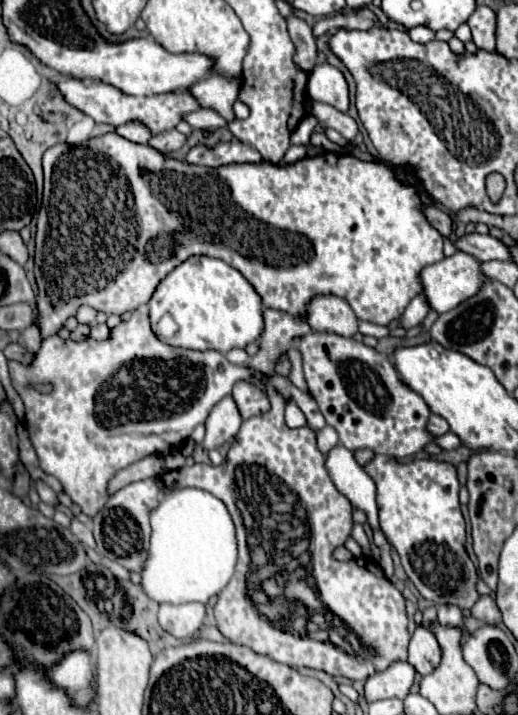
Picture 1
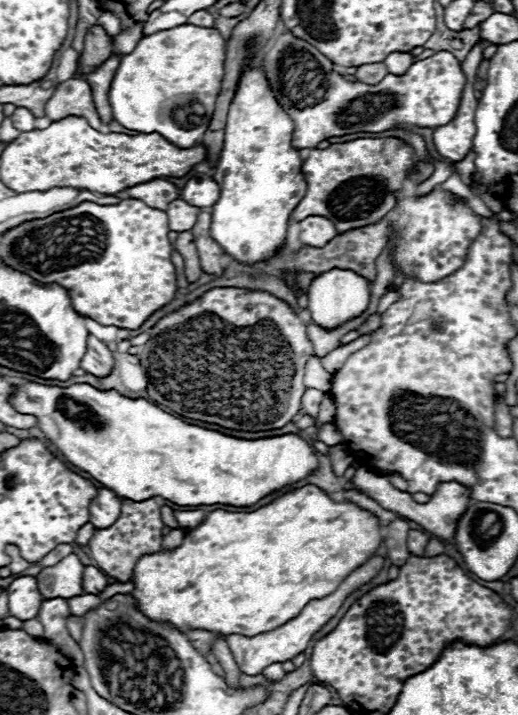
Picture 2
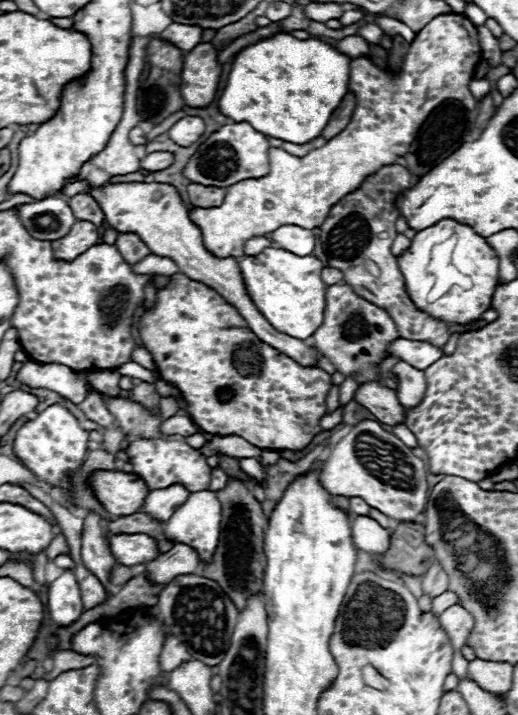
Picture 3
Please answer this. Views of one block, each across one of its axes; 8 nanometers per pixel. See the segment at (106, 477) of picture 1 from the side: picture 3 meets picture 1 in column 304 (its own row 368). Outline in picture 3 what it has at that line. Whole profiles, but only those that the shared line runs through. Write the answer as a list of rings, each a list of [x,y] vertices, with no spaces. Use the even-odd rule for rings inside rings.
[[[398,362],[392,372],[398,374],[398,388],[396,388],[396,396],[400,400],[400,404],[404,406],[404,410],[410,410],[414,406],[418,406],[422,402],[422,396],[426,392],[426,378],[424,378],[424,370],[416,370],[410,368],[410,364],[406,362]]]

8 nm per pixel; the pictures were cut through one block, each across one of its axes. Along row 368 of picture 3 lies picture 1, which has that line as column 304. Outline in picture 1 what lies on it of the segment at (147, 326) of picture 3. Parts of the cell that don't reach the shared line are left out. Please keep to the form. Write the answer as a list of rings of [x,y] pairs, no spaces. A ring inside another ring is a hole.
[[[116,132],[98,136],[88,140],[82,146],[70,146],[70,144],[56,144],[44,152],[44,198],[42,198],[42,208],[38,216],[38,232],[36,232],[36,282],[38,282],[38,310],[42,310],[42,338],[48,338],[58,332],[58,328],[66,322],[68,316],[76,314],[76,308],[82,304],[88,304],[96,310],[110,312],[110,314],[122,314],[128,310],[136,310],[142,304],[148,304],[152,298],[156,286],[184,260],[190,256],[212,256],[220,258],[232,268],[240,270],[244,278],[256,288],[256,292],[262,296],[262,302],[266,308],[288,312],[292,316],[298,316],[306,320],[306,308],[308,302],[318,296],[318,294],[332,294],[338,298],[344,298],[358,320],[366,322],[376,322],[382,326],[388,326],[392,320],[398,320],[402,316],[402,310],[408,306],[408,302],[422,292],[422,286],[418,286],[418,270],[422,266],[434,264],[444,258],[442,254],[442,234],[434,230],[426,218],[422,218],[422,212],[418,210],[422,206],[422,200],[416,192],[414,186],[404,186],[396,180],[394,172],[390,166],[382,162],[362,162],[354,156],[340,156],[332,152],[324,152],[314,158],[304,158],[300,162],[294,162],[290,166],[278,166],[272,162],[260,162],[260,164],[230,164],[230,166],[220,166],[220,168],[206,168],[206,166],[196,166],[188,162],[178,162],[174,158],[168,158],[164,154],[158,154],[152,146],[138,146],[134,142],[126,142],[126,138],[118,136]],[[168,204],[174,204],[174,210],[168,208]],[[190,208],[190,212],[186,210]],[[192,214],[216,214],[216,232],[214,226],[198,226],[192,222]],[[188,224],[188,228],[194,228],[194,232],[188,232],[188,236],[182,232],[182,226]],[[212,230],[212,232],[208,232]],[[210,238],[210,240],[208,240]]]

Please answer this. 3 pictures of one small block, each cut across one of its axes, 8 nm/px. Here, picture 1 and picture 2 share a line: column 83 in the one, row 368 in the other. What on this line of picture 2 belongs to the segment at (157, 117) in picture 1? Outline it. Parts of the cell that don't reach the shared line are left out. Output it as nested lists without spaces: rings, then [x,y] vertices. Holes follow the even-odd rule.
[[[88,336],[88,344],[86,344],[86,354],[80,362],[80,368],[84,368],[84,372],[92,374],[92,376],[108,376],[110,370],[114,366],[114,356],[112,350],[108,350],[108,346],[98,340],[96,336]]]

